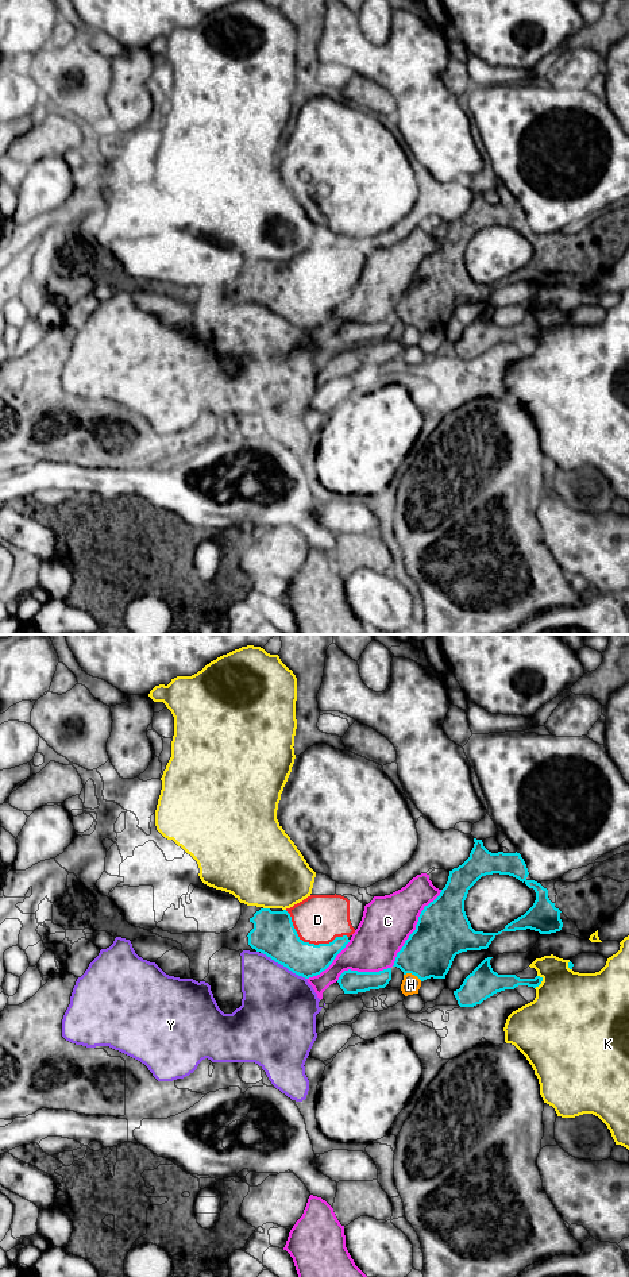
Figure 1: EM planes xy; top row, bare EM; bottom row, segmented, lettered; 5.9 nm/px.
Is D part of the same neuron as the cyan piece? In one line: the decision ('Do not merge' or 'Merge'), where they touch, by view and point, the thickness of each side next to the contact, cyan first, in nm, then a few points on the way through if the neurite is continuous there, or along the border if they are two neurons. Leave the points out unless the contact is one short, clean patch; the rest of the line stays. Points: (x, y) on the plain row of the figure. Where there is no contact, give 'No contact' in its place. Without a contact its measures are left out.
Merge. Touches cyan at xy (311, 296). Thickness 260 nm (cyan) against 280 nm

